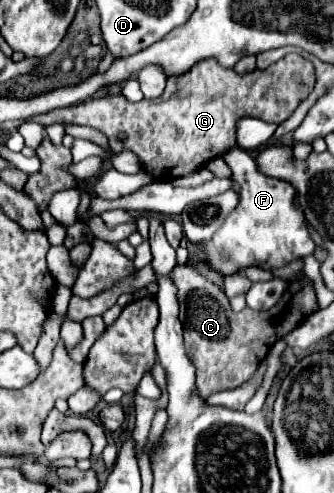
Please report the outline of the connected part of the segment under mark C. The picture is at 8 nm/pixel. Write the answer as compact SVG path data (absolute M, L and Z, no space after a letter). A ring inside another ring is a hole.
M179 265L173 269L173 283L179 289L179 319L185 329L185 351L197 369L195 389L201 399L211 393L243 385L255 373L273 343L293 331L297 321L301 321L307 313L317 311L313 287L305 277L291 281L281 303L277 303L271 311L249 311L247 307L241 313L233 313L223 289L209 283L193 267Z

